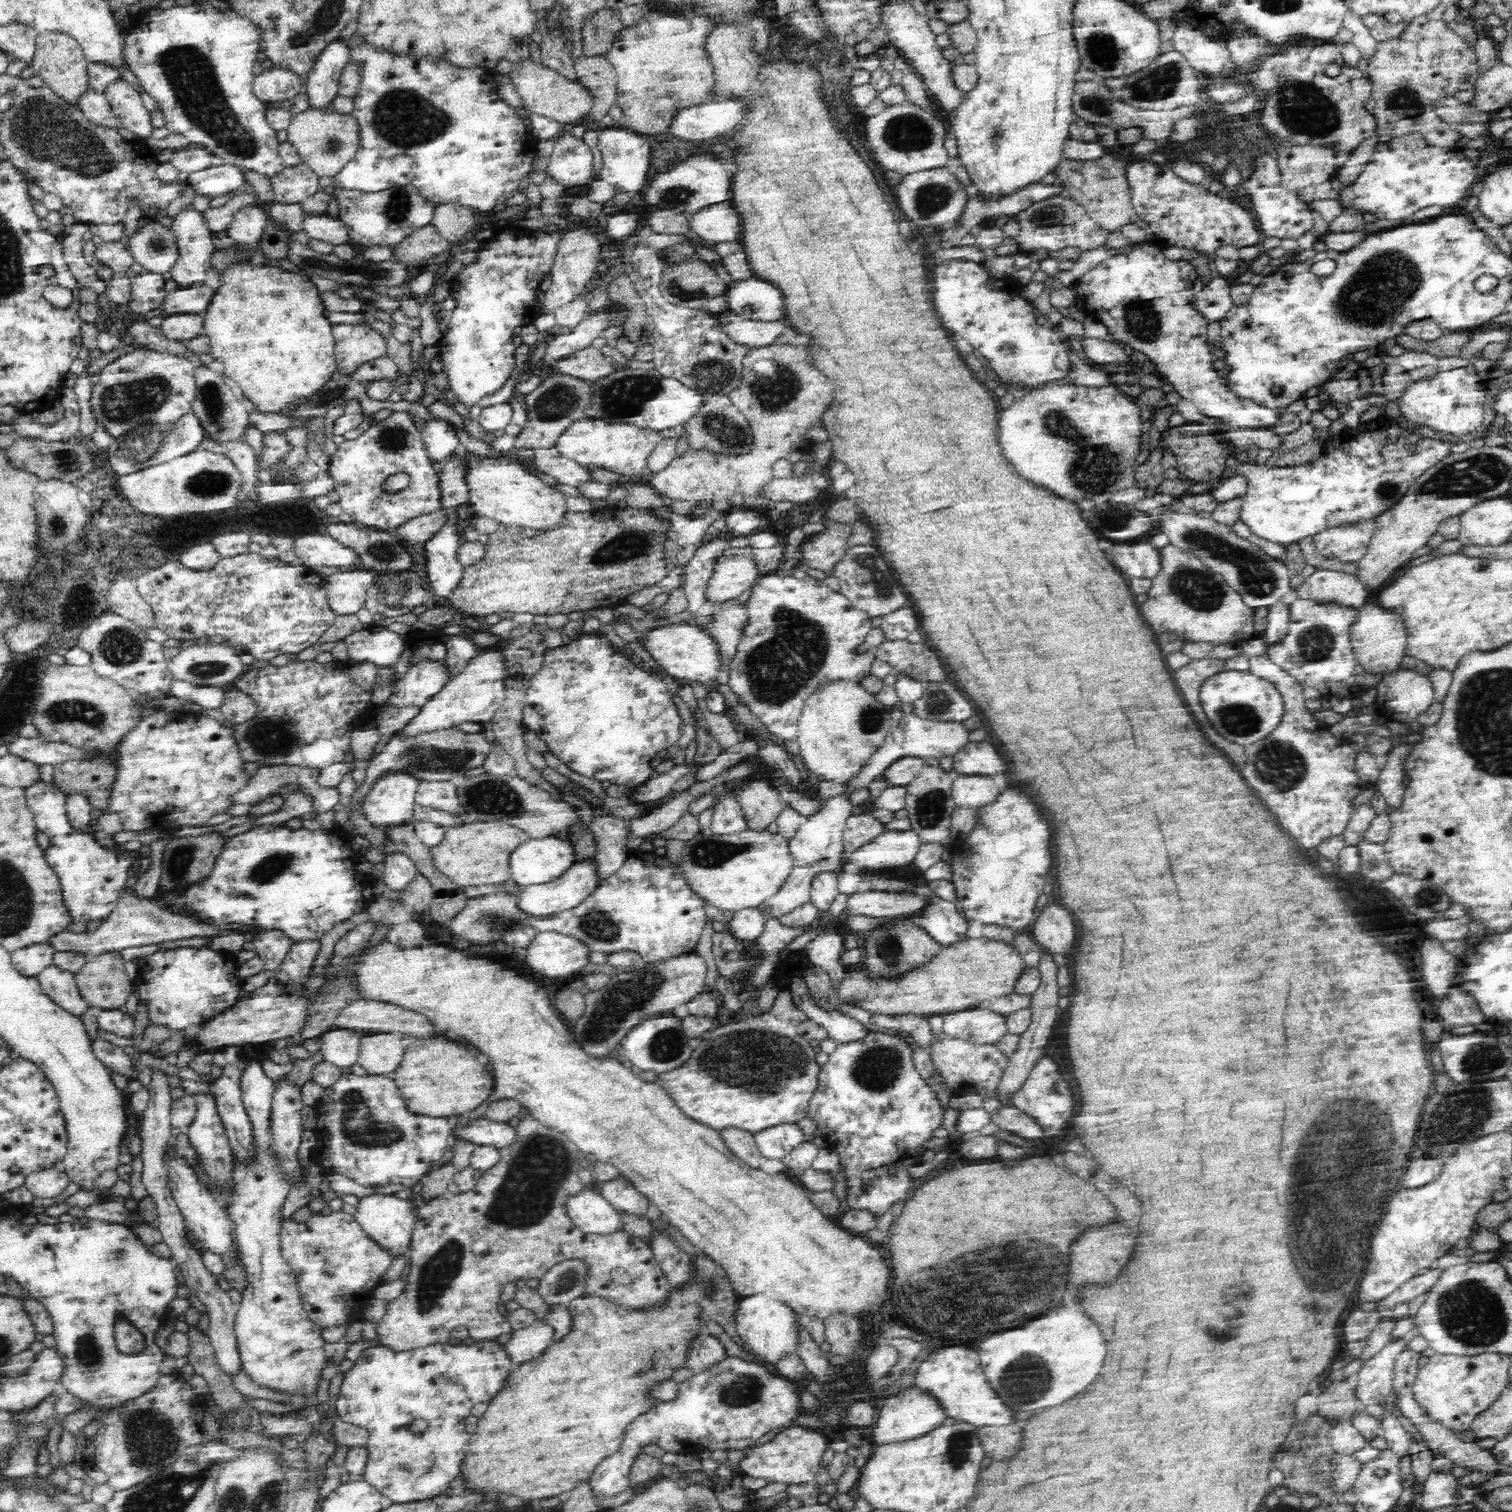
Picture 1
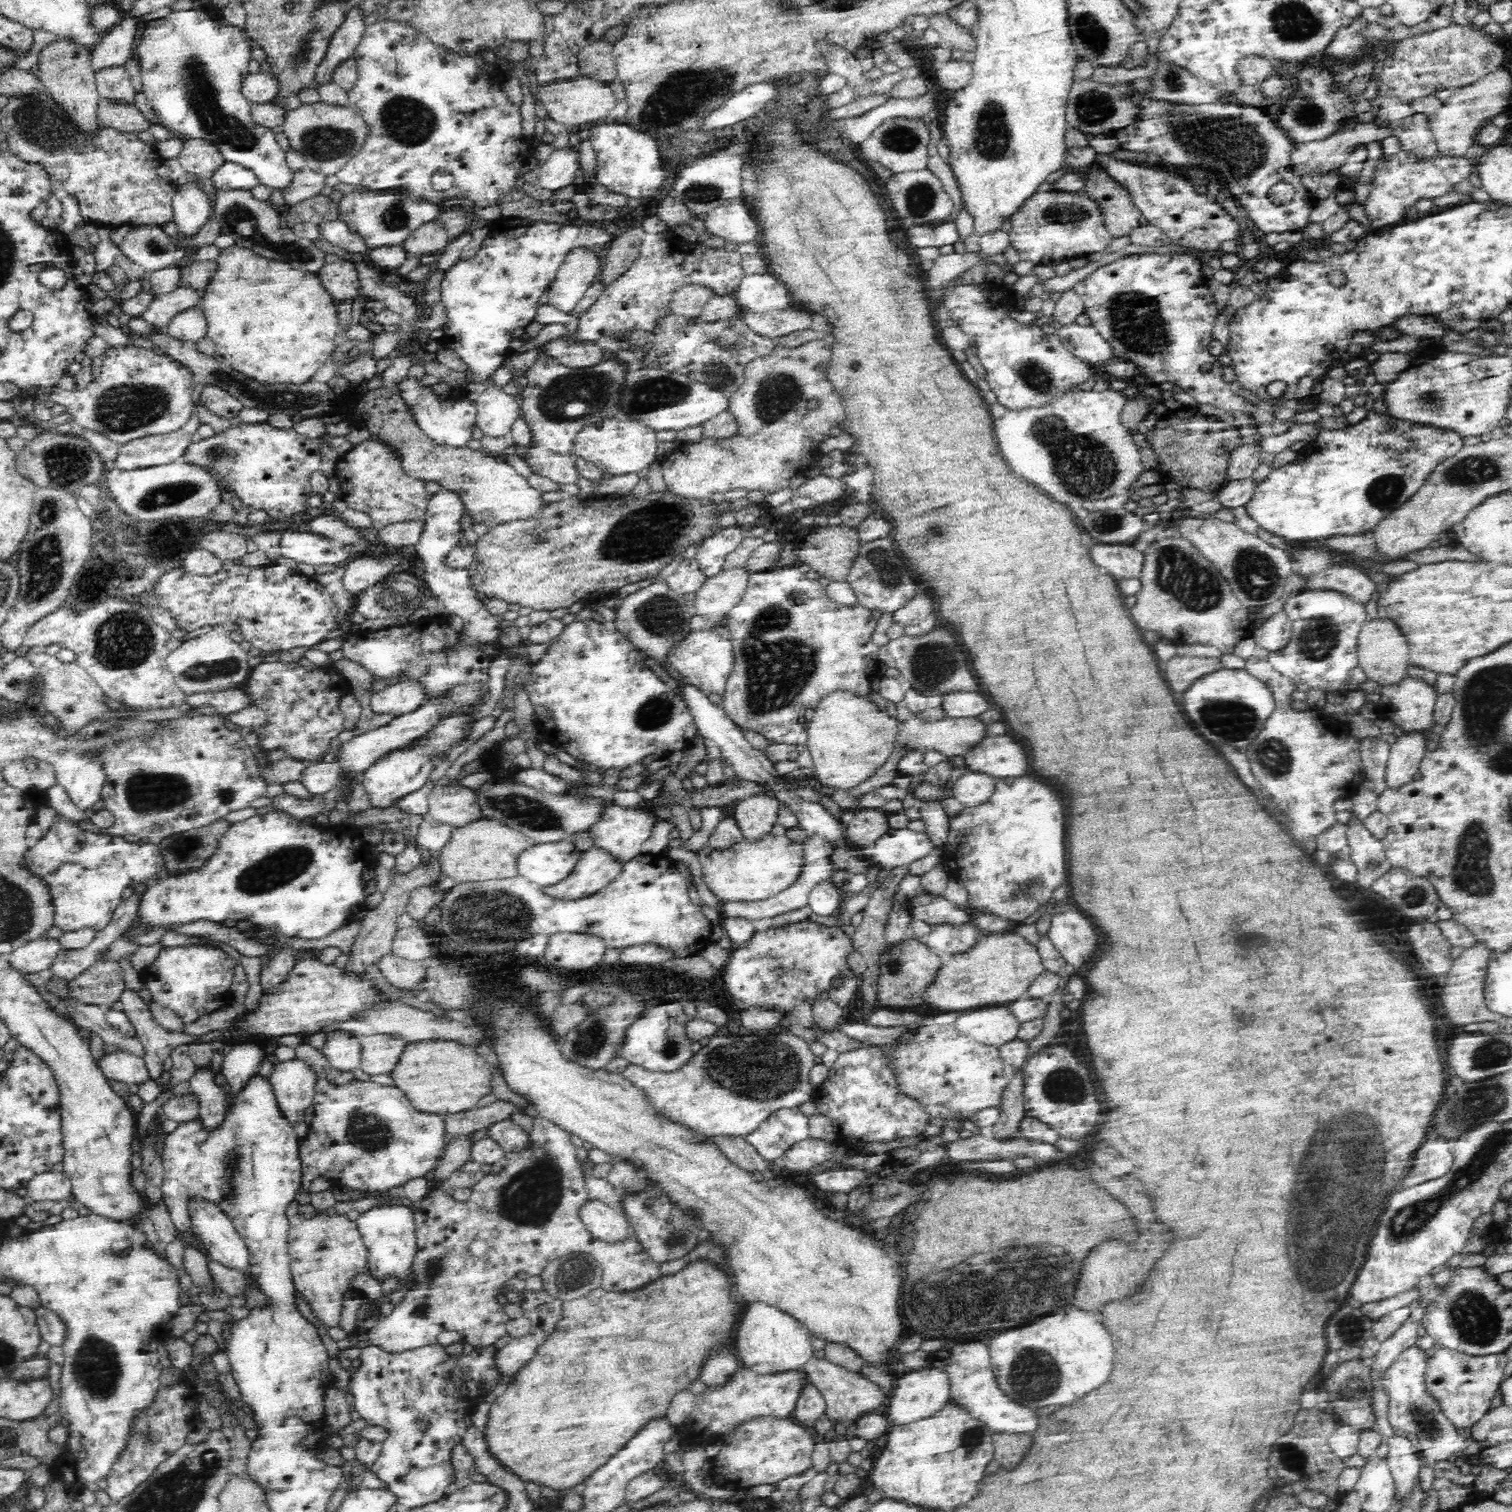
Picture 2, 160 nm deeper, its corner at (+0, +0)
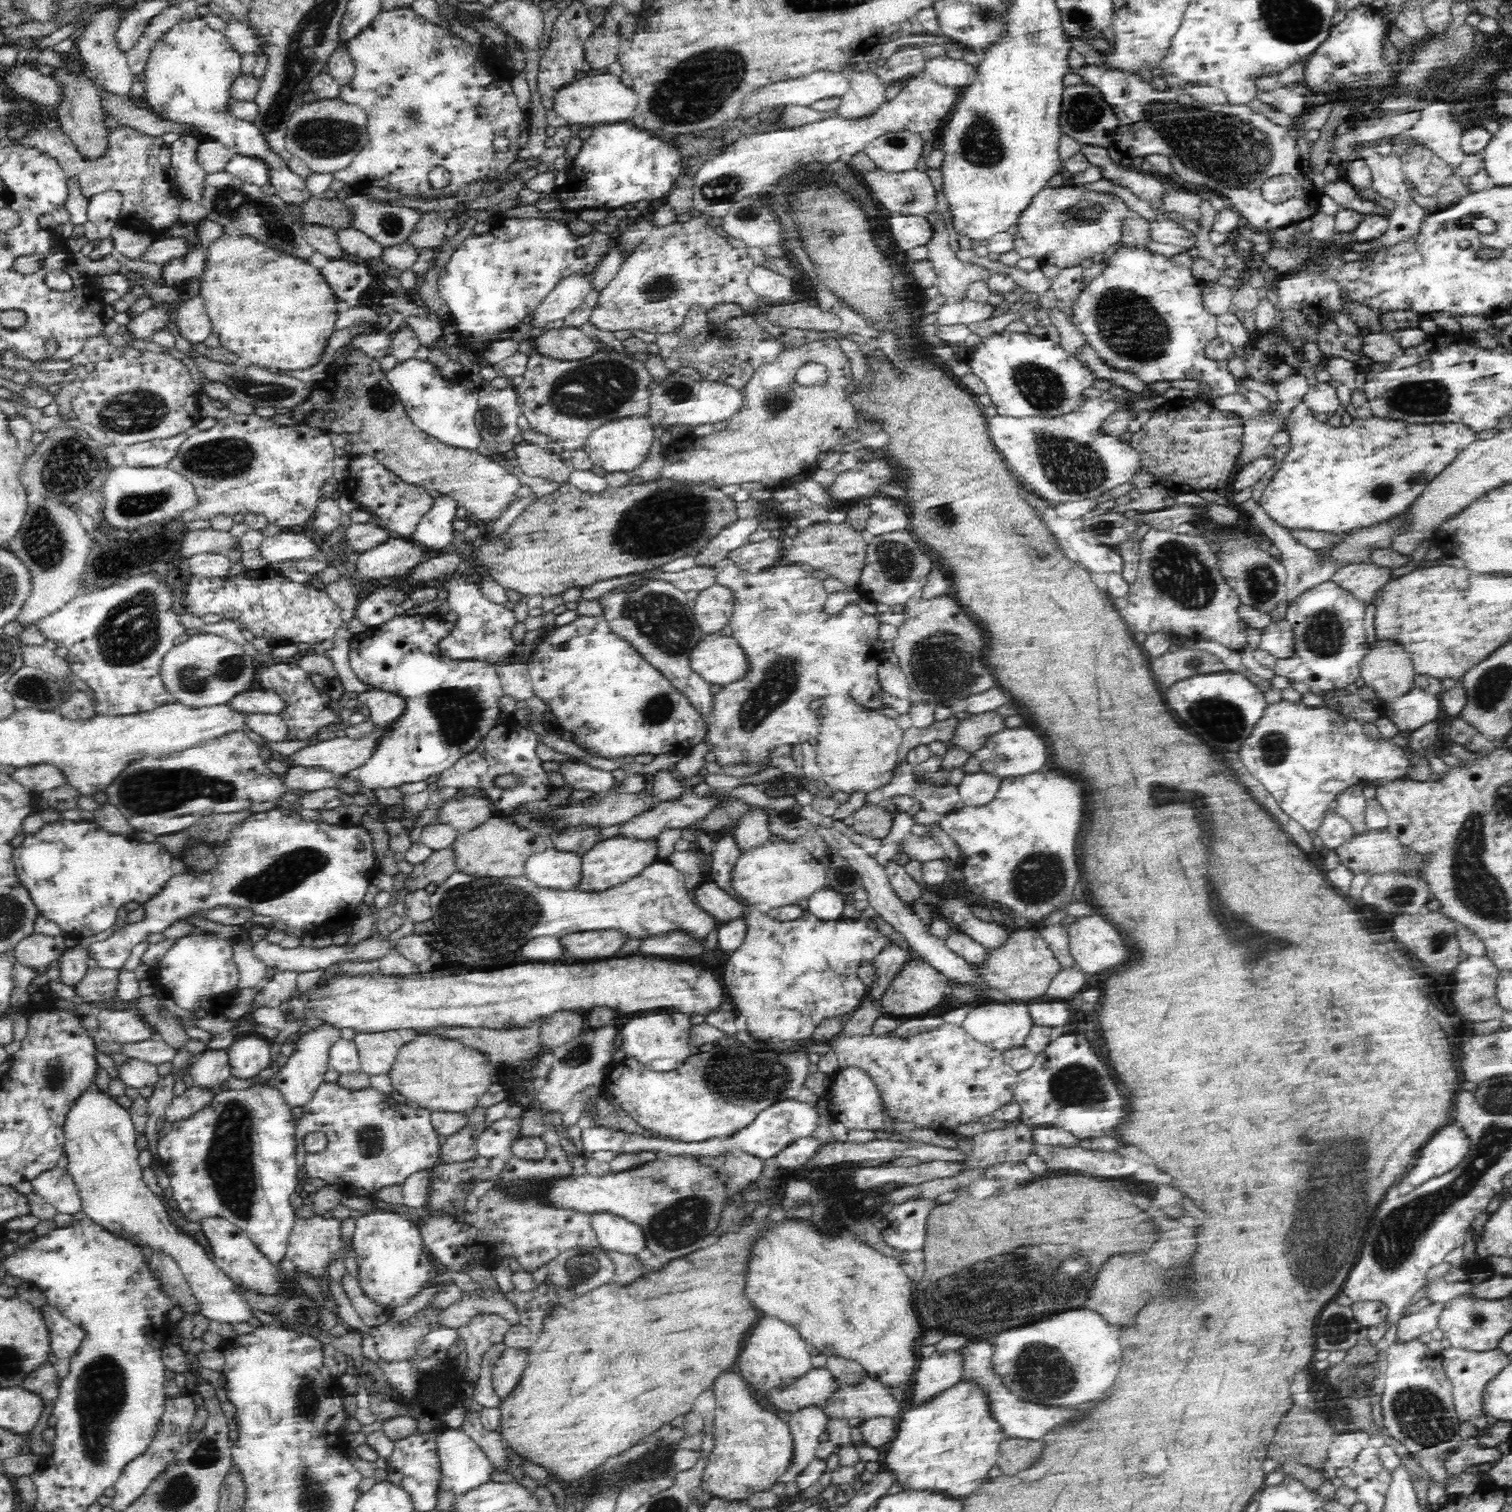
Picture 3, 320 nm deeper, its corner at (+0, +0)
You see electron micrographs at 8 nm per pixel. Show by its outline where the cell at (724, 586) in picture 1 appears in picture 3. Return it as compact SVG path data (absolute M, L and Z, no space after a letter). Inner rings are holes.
M714 583L699 592L693 611L703 634L718 633L729 624L734 608L734 592L728 586Z

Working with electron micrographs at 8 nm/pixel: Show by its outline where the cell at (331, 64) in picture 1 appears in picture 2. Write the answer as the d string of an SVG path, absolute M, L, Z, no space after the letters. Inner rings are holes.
M360 5L344 20L340 28L333 32L324 58L316 67L312 87L332 84L334 71L344 60L354 54L354 49L363 37L367 20L362 18Z

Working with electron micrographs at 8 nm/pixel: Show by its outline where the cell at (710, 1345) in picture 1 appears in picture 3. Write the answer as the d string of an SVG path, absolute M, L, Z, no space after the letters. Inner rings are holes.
M731 1369L720 1372L714 1378L714 1384L710 1389L713 1390L716 1399L714 1434L711 1434L715 1444L709 1454L709 1463L703 1470L700 1490L712 1497L725 1498L729 1501L743 1500L749 1494L771 1490L794 1462L795 1443L789 1421L782 1420L782 1417L776 1415L774 1411L759 1404L744 1377L732 1372Z

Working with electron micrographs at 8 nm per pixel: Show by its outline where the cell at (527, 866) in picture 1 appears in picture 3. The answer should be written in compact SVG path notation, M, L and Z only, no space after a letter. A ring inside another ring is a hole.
M552 844L527 856L523 866L525 875L540 888L572 890L580 880L581 856Z

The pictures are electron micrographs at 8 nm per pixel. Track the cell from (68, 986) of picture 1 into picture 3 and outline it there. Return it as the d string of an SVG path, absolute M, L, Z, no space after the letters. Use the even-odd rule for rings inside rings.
M146 1039L133 1043L121 1044L119 1053L148 1062L150 1064L159 1065L163 1062L172 1062L177 1051L170 1048L164 1039Z

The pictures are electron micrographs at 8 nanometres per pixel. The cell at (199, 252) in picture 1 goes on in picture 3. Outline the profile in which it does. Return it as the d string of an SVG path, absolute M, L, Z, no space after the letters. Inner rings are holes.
M179 136L169 144L171 154L170 170L175 171L175 184L181 201L187 200L194 205L203 205L202 190L207 174L197 165L195 154L199 136Z

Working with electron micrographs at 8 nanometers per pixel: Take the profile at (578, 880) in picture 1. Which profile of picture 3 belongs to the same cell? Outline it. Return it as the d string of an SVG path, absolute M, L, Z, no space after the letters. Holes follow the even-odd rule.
M619 837L600 840L581 856L581 875L575 889L578 892L600 892L624 884L625 880L642 872L646 865L660 860L657 853L658 846L655 840L640 841Z

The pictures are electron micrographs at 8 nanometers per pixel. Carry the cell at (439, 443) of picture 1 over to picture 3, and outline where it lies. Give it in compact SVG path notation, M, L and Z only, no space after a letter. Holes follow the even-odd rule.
M416 358L396 365L386 372L387 379L405 406L409 419L426 434L451 447L476 449L482 435L477 429L475 416L478 410L478 395L475 389L466 389L454 379L444 380L440 368Z

